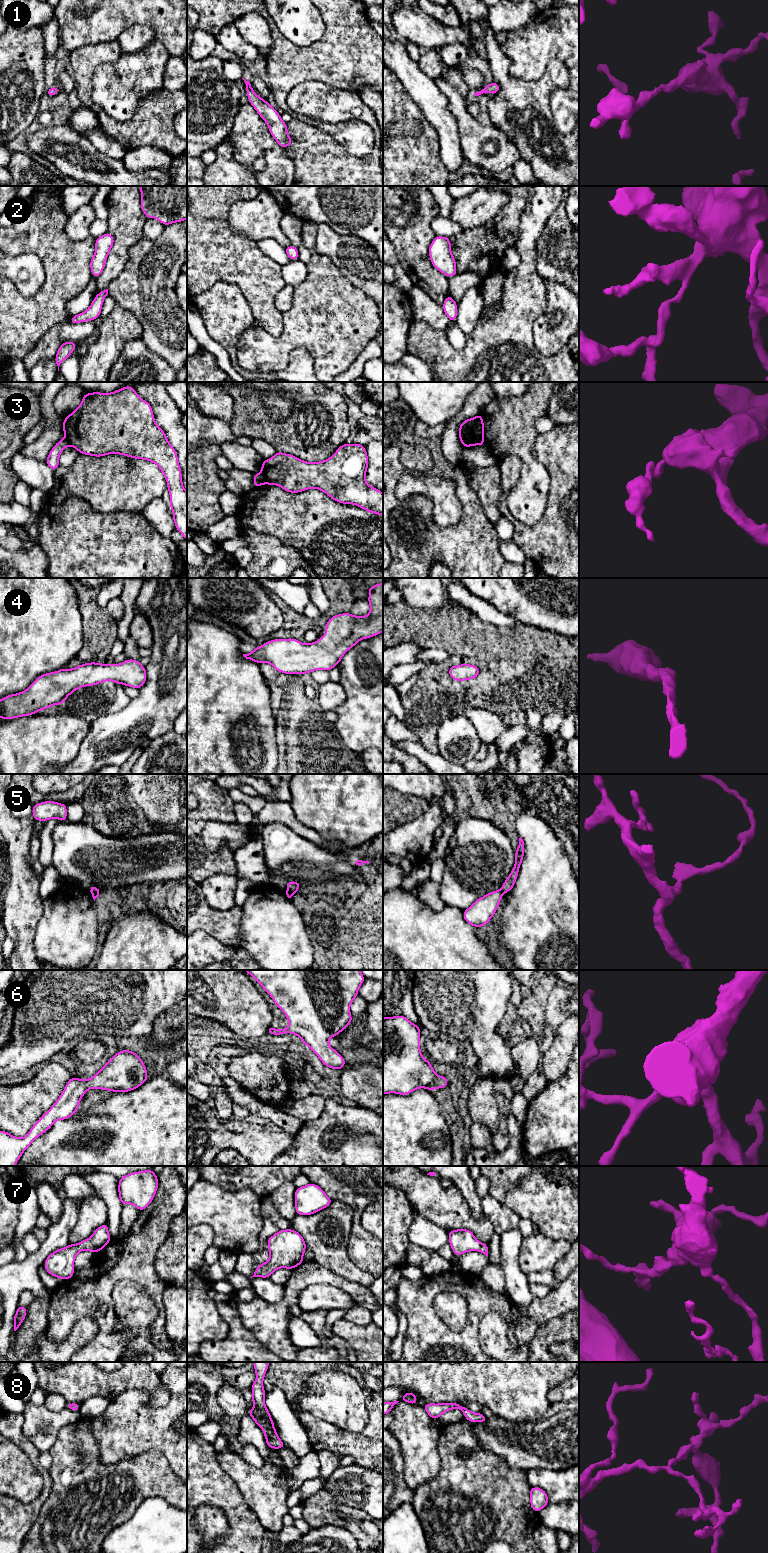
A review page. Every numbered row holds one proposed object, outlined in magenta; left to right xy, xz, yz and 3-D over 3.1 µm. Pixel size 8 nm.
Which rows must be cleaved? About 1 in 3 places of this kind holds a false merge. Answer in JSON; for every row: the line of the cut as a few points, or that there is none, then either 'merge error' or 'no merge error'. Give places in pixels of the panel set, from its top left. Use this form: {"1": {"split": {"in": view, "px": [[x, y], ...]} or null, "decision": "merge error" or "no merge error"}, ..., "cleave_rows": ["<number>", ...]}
{"1": {"split": null, "decision": "no merge error"}, "2": {"split": null, "decision": "no merge error"}, "3": {"split": {"in": "xz", "px": [[260, 473], [265, 482]]}, "decision": "merge error"}, "4": {"split": null, "decision": "no merge error"}, "5": {"split": {"in": "yz", "px": [[499, 890], [502, 894]]}, "decision": "merge error"}, "6": {"split": null, "decision": "no merge error"}, "7": {"split": null, "decision": "no merge error"}, "8": {"split": null, "decision": "no merge error"}, "cleave_rows": ["3", "5"]}

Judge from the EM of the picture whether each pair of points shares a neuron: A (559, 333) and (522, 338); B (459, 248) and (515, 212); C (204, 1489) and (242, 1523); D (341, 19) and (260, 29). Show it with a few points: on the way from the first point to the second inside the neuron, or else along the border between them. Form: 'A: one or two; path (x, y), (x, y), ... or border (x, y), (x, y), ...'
A: two; border (542, 314), (533, 324), (533, 340), (546, 356)
B: one; path (475, 248), (483, 248), (497, 237), (504, 228)
C: one; path (215, 1491), (237, 1512)
D: two; border (253, 11), (268, 22), (272, 39), (269, 52)

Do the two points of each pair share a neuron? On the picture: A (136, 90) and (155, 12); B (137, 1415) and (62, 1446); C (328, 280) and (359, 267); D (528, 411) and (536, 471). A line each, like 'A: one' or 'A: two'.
A: two
B: two
C: two
D: one

